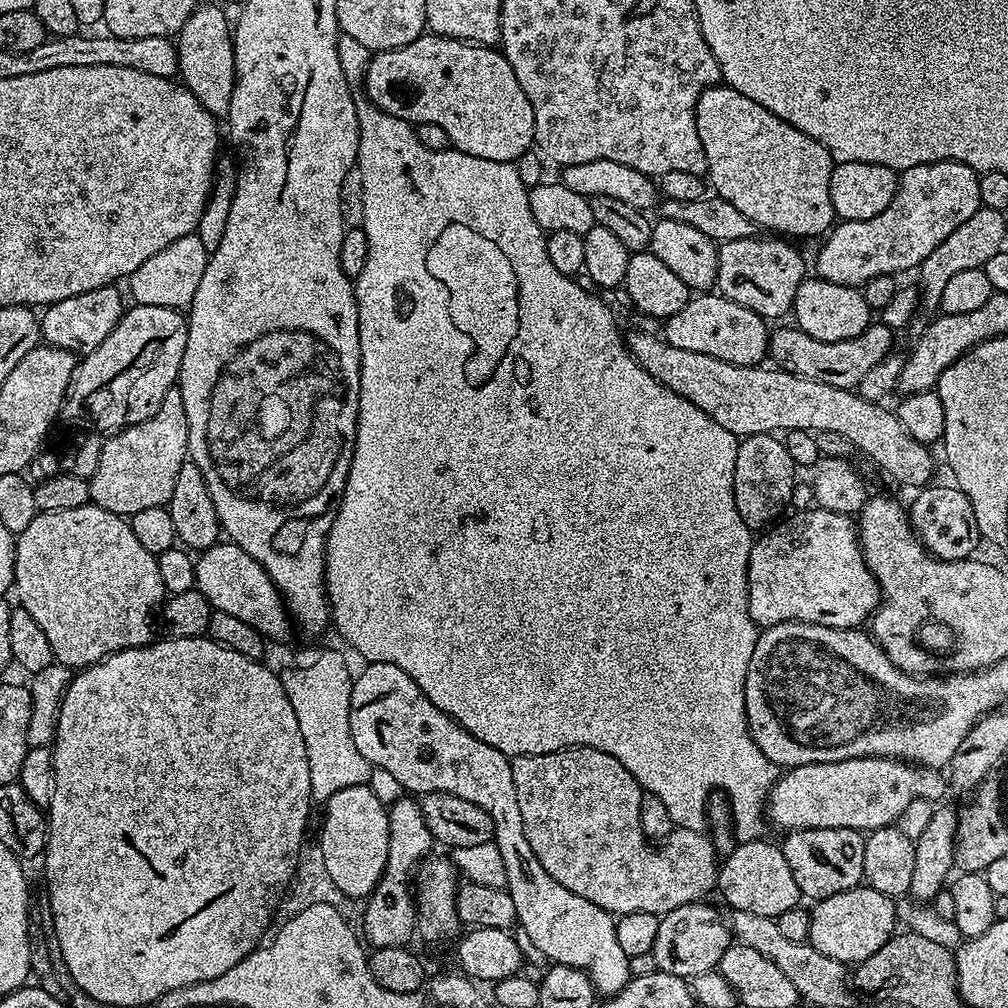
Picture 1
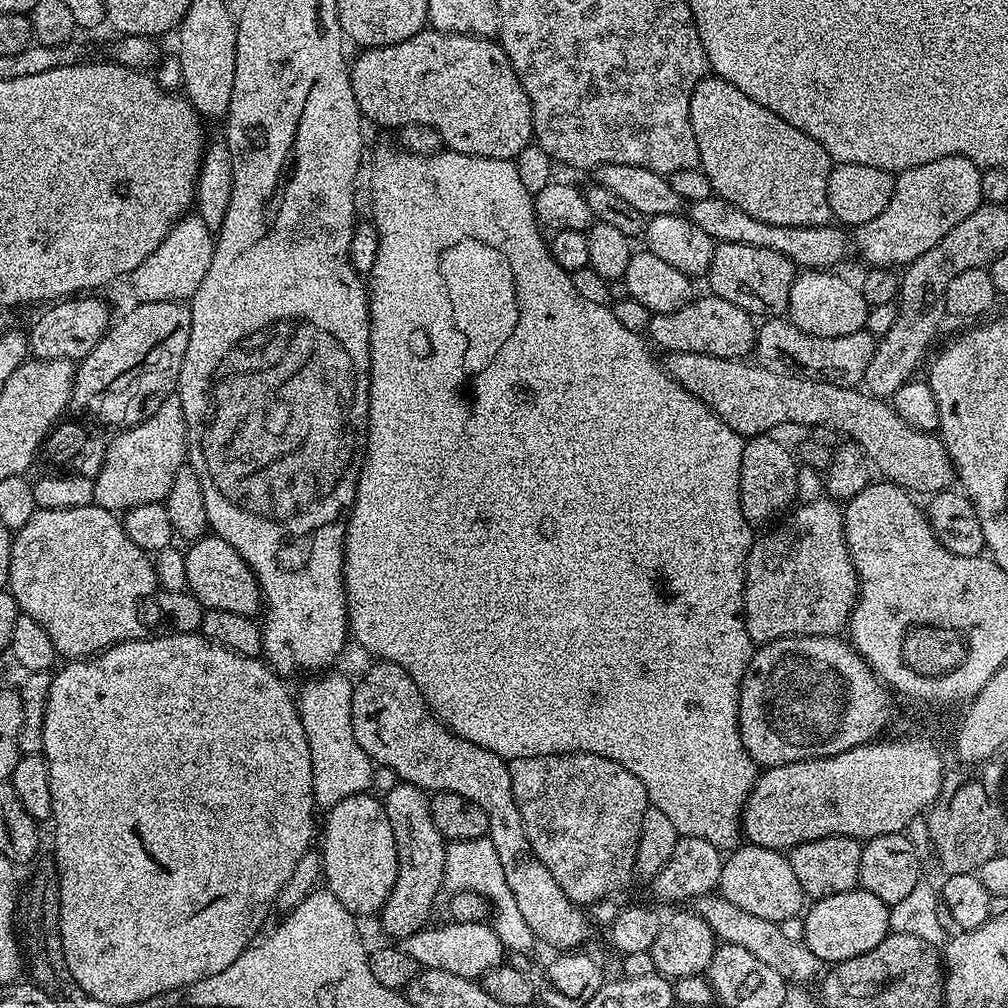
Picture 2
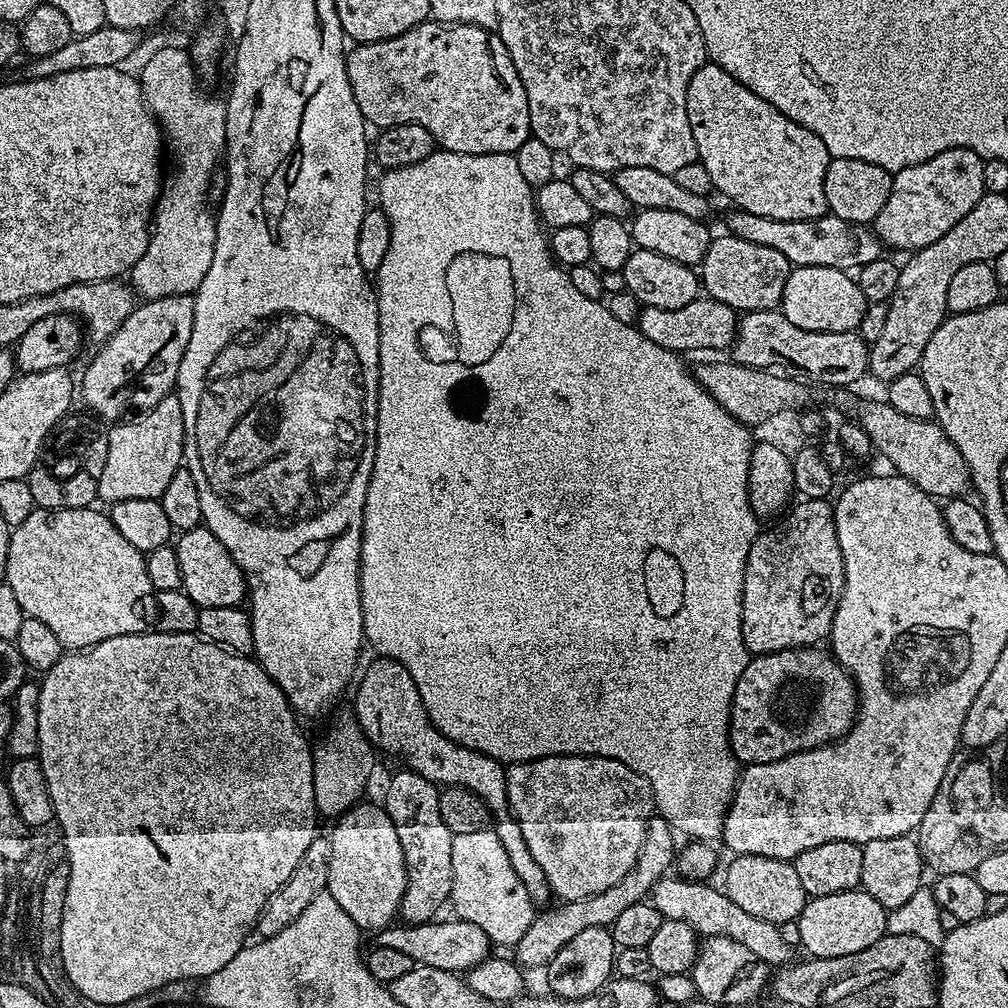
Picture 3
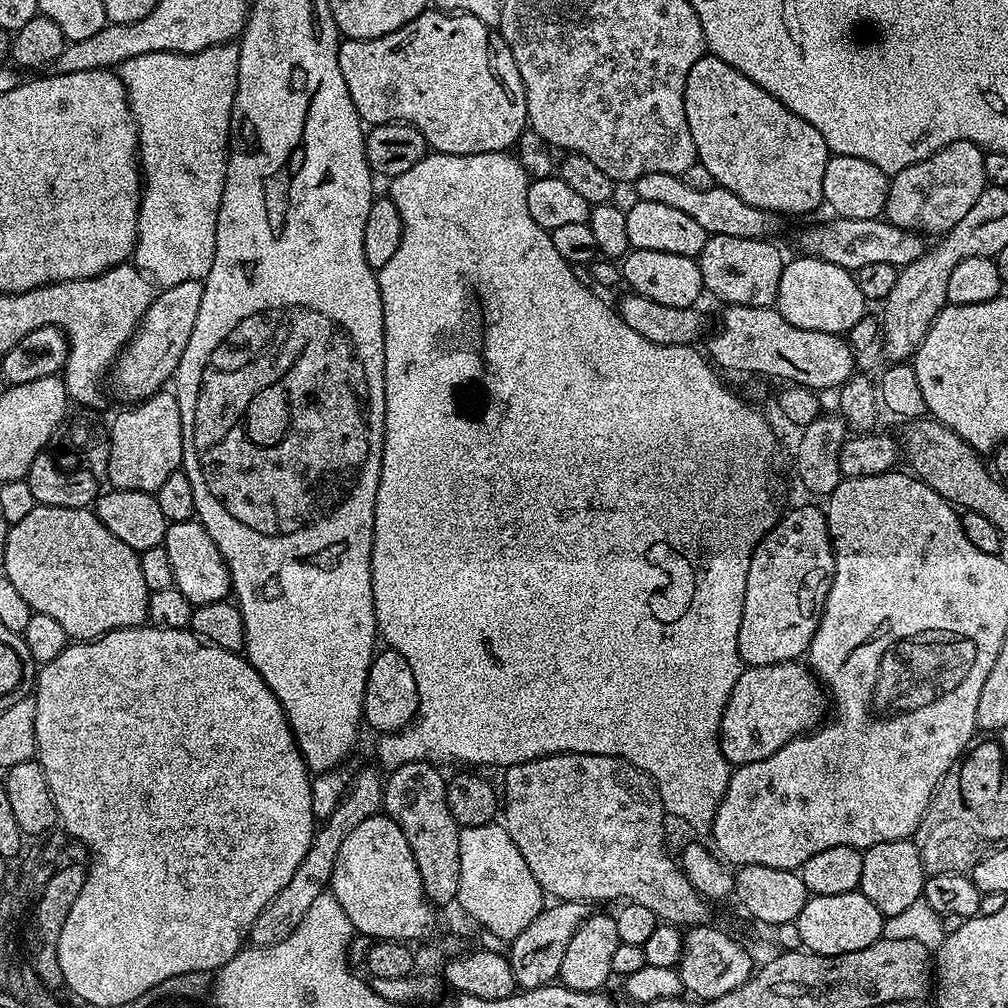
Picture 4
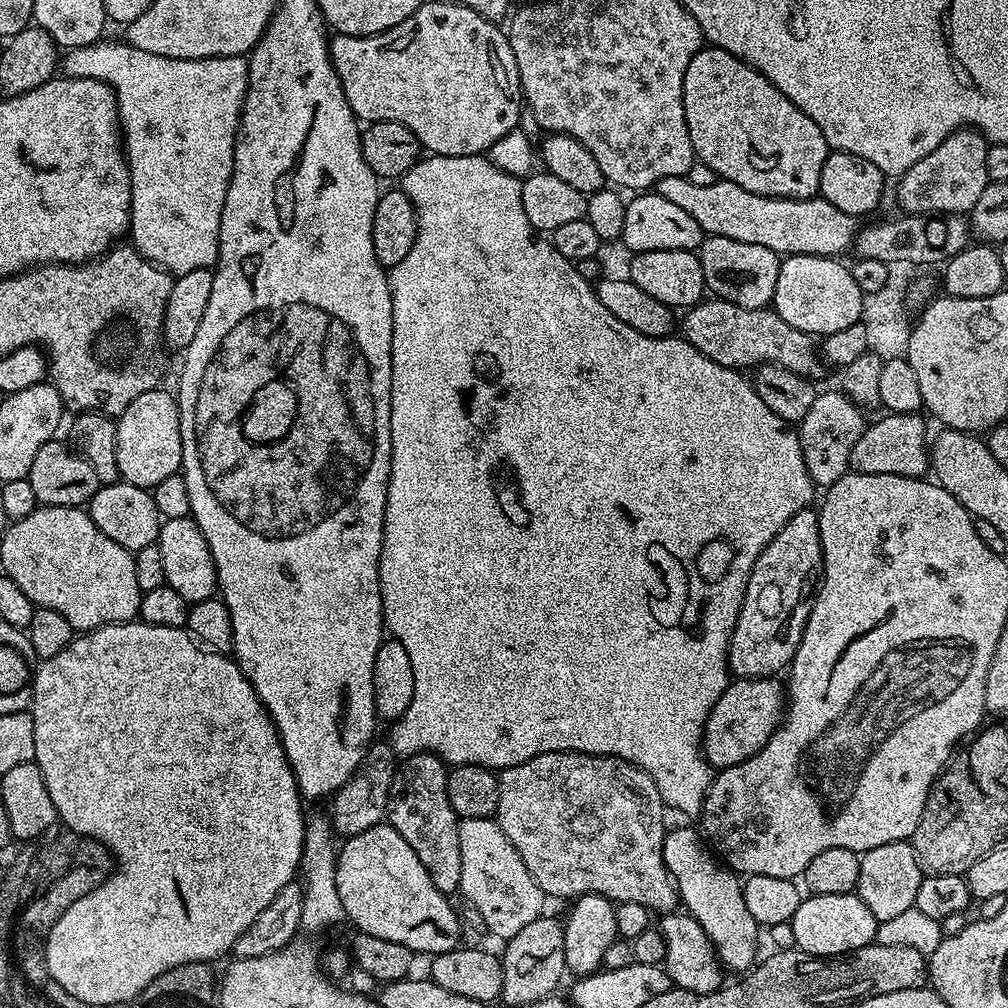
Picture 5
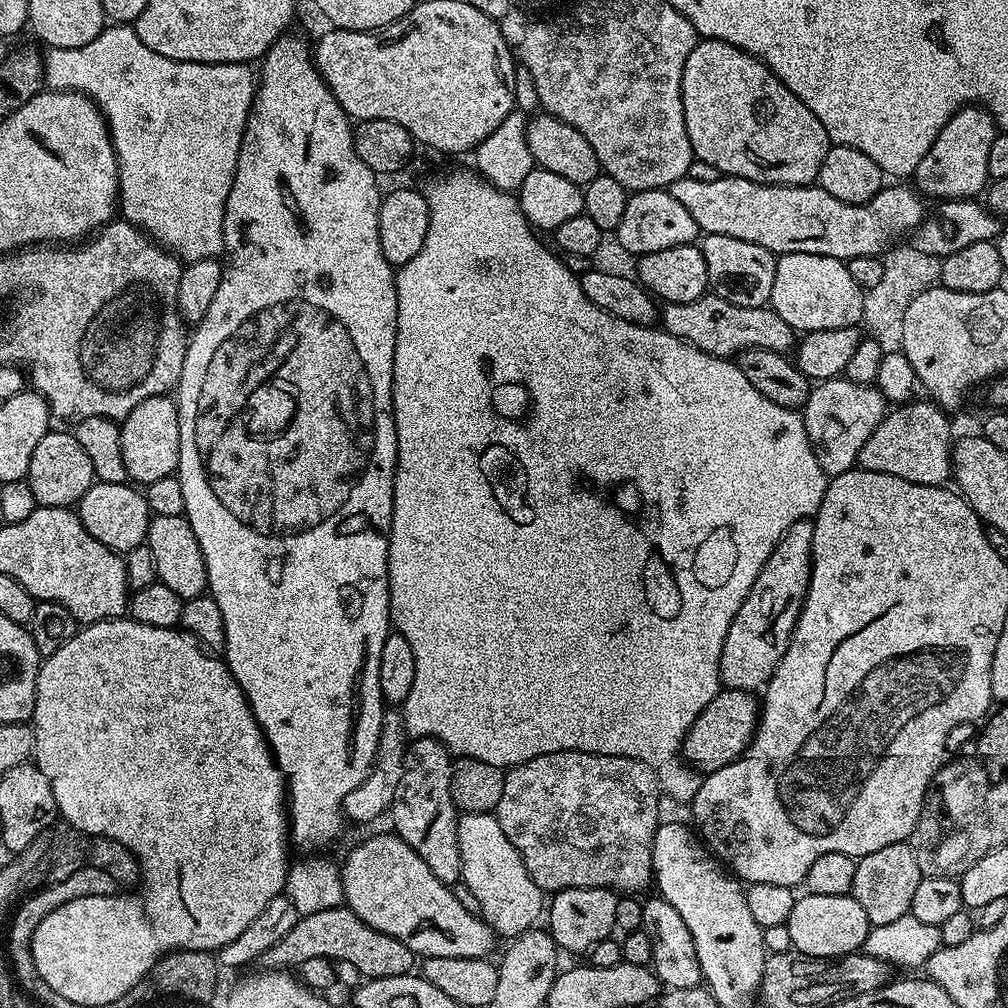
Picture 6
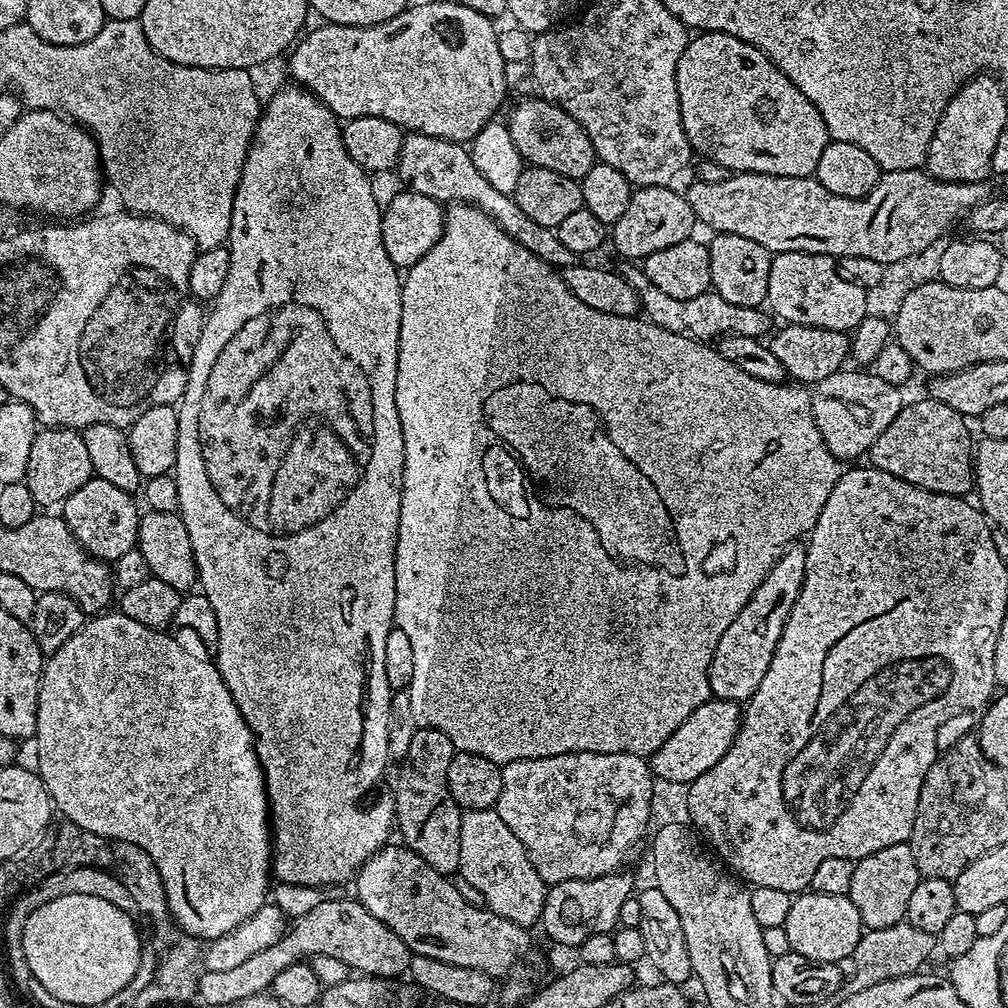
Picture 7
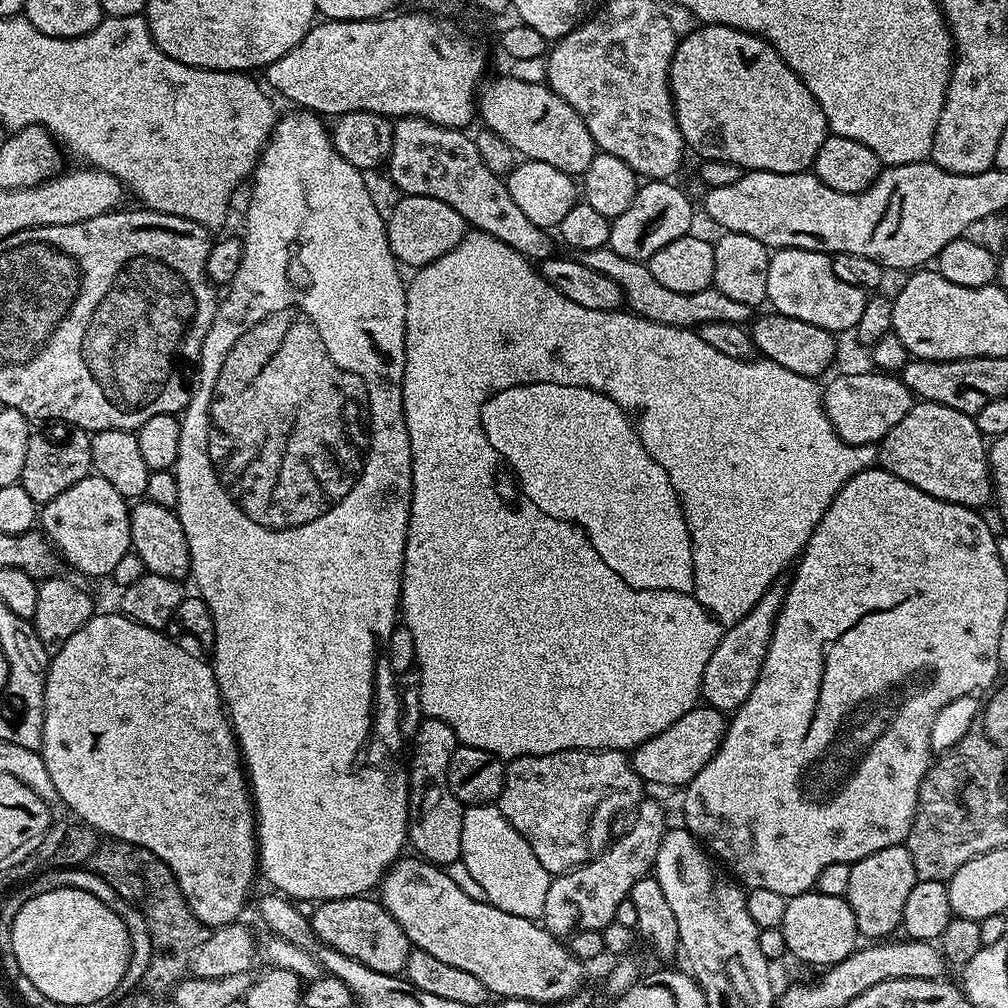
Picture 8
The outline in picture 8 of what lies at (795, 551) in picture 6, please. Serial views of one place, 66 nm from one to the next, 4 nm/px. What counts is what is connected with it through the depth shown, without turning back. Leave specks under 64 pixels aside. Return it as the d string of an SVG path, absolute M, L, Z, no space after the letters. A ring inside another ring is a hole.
M773 586L762 594L762 598L742 618L742 622L732 625L722 638L718 650L710 654L710 662L706 662L706 670L702 674L700 694L703 703L709 708L716 708L725 714L731 714L743 706L750 690L754 690L754 682L758 682L758 674L762 670L762 662L766 658L766 650L770 646L770 638L774 634L776 619L780 607L784 604L785 589Z

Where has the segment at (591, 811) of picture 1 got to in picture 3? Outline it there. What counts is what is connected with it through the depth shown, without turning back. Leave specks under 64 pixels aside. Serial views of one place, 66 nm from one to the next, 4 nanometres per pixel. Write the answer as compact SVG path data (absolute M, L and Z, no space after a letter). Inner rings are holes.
M547 756L537 760L509 764L506 771L508 773L506 778L508 807L512 810L512 817L518 822L520 833L526 842L526 850L530 850L530 854L534 858L534 862L538 862L542 874L546 874L546 882L553 897L560 896L556 898L561 901L588 899L592 895L602 893L600 888L607 890L610 886L614 886L619 882L616 876L624 876L634 866L639 851L642 849L643 839L646 837L648 820L654 815L652 787L648 785L646 778L642 778L642 774L630 770L630 766L622 766L622 762L611 760L605 756Z

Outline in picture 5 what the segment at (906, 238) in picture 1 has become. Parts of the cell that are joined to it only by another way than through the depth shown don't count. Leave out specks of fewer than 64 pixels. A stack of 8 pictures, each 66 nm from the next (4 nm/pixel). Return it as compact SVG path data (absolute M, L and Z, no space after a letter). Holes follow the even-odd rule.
M960 128L951 132L942 142L910 170L899 177L896 200L908 214L940 216L941 214L968 214L978 202L982 190L990 183L986 174L986 150L989 141L974 128Z

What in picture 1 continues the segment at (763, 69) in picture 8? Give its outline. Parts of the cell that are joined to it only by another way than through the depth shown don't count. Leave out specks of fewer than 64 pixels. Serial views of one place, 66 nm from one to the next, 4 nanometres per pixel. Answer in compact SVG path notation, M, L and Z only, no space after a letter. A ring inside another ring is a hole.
M727 86L707 88L700 95L696 103L696 125L698 126L698 138L702 138L702 146L706 154L706 166L708 167L706 180L715 195L730 202L730 206L735 206L737 210L742 210L742 214L746 214L746 218L750 218L761 229L769 228L772 231L769 233L772 234L783 234L788 238L796 238L792 236L817 236L820 238L833 227L834 221L837 219L834 206L830 202L830 174L834 167L834 161L832 153L826 146L822 146L814 138L802 134L802 130L790 126L787 120L778 118L778 114L766 110L766 106L758 106L758 102L754 102L754 98L746 98L746 94L738 94L738 90Z

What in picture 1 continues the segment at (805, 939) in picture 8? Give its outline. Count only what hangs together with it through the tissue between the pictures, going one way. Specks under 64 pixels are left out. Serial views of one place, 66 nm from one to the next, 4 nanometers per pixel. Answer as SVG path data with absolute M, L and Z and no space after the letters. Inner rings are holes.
M867 886L851 888L842 894L834 894L825 900L815 901L810 908L812 917L807 943L812 944L814 950L826 954L826 958L834 958L846 966L861 964L863 960L870 958L870 954L874 954L874 950L882 950L882 946L886 946L888 939L897 931L896 904L897 901L893 897L878 894L878 890Z

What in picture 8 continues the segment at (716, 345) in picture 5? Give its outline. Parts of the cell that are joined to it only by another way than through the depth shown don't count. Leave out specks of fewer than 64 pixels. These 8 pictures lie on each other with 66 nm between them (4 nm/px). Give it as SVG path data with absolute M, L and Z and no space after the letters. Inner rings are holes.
M599 248L579 253L578 259L582 266L590 266L590 270L598 270L606 274L624 294L624 304L635 315L646 318L650 322L658 322L675 328L699 329L702 324L714 322L730 322L731 324L747 325L753 319L753 305L734 302L734 298L726 298L715 286L706 290L698 290L698 294L674 294L674 290L666 290L650 274L647 263L630 258L622 258L613 248Z

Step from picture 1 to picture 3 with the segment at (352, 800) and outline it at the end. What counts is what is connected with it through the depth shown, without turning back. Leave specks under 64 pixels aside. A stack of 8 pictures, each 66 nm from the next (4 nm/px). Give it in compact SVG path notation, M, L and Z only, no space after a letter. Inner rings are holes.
M356 802L342 816L330 832L333 856L330 858L330 870L326 891L332 895L334 902L354 918L361 930L379 930L389 927L397 919L400 911L402 894L406 890L406 862L402 854L402 842L398 842L398 830L394 822L379 803L362 804Z

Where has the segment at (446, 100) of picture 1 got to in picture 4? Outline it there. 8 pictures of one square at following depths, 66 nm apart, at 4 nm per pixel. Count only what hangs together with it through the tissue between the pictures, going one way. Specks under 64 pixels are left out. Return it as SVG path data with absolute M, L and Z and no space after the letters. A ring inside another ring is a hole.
M425 10L421 16L406 22L398 30L373 40L341 39L338 50L338 67L342 69L342 78L346 82L346 90L358 110L361 121L365 125L378 124L413 124L426 138L429 149L451 156L466 154L490 154L491 152L508 152L529 127L528 111L526 110L526 90L522 86L522 78L518 74L518 66L514 62L514 54L508 49L508 44L500 36L499 31L483 24L478 18L463 14L449 14L439 10Z

